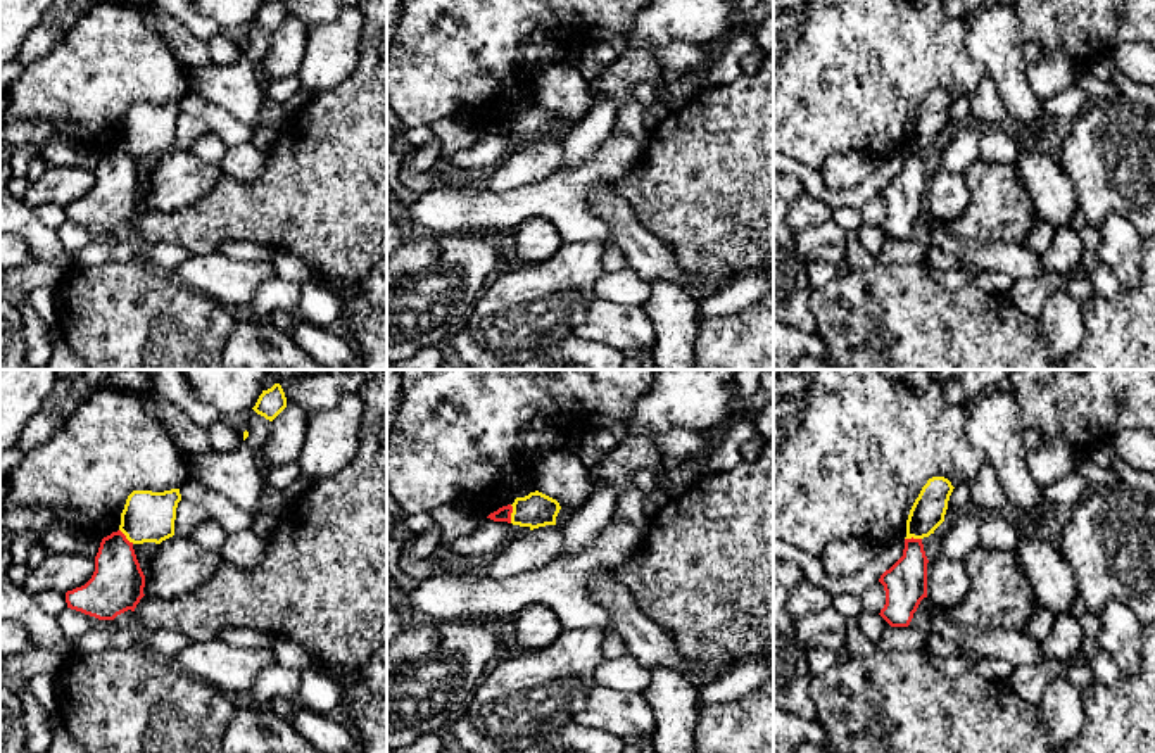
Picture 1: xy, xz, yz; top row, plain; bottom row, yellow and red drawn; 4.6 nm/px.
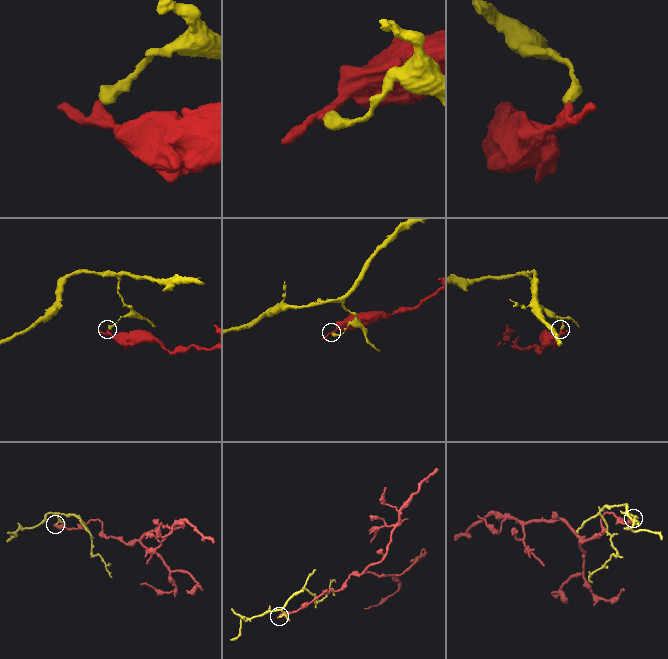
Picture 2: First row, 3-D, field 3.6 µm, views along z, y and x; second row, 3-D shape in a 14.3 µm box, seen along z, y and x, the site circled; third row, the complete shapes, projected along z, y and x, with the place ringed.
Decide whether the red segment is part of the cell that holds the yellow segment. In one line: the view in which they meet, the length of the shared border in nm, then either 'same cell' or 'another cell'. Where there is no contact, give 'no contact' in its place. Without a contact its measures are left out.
meets yellow in xz; contact 90 nm long; another cell

